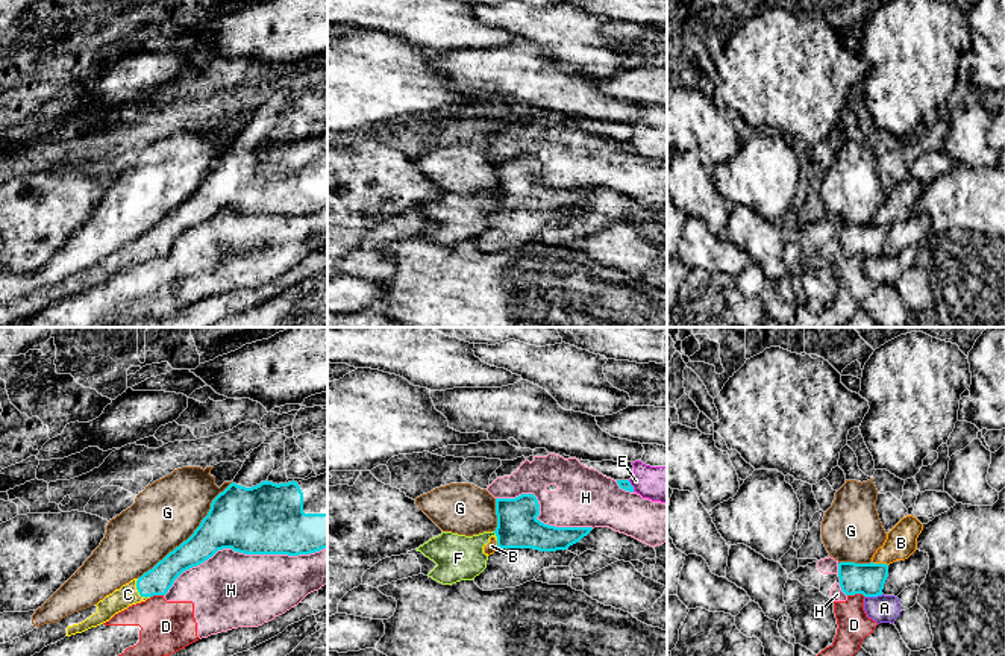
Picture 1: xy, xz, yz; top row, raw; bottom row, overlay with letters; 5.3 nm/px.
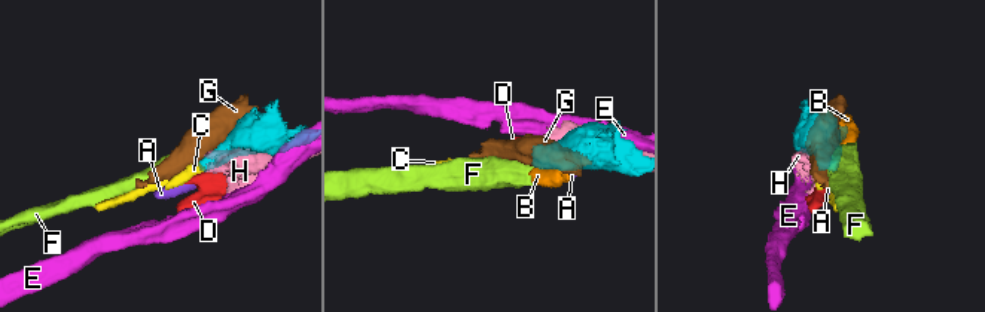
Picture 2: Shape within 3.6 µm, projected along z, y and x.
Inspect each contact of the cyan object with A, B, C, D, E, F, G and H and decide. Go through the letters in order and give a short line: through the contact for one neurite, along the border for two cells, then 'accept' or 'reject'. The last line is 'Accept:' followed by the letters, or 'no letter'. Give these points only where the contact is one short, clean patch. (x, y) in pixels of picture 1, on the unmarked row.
A: line yz (882, 255), (866, 258); reject
B: line yz (872, 221), (887, 226); reject
C: line xy (159, 240), (138, 252), (128, 255); accept
D: line yz (848, 255), (861, 255), (864, 258); reject
E: reject
F: line xz (493, 193), (497, 200); reject
G: reject
H: reject
Accept: C

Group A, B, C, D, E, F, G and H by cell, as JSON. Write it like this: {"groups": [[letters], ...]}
{"groups": [["A"], ["B", "F"], ["C"], ["D", "H"], ["E"], ["G"]]}

